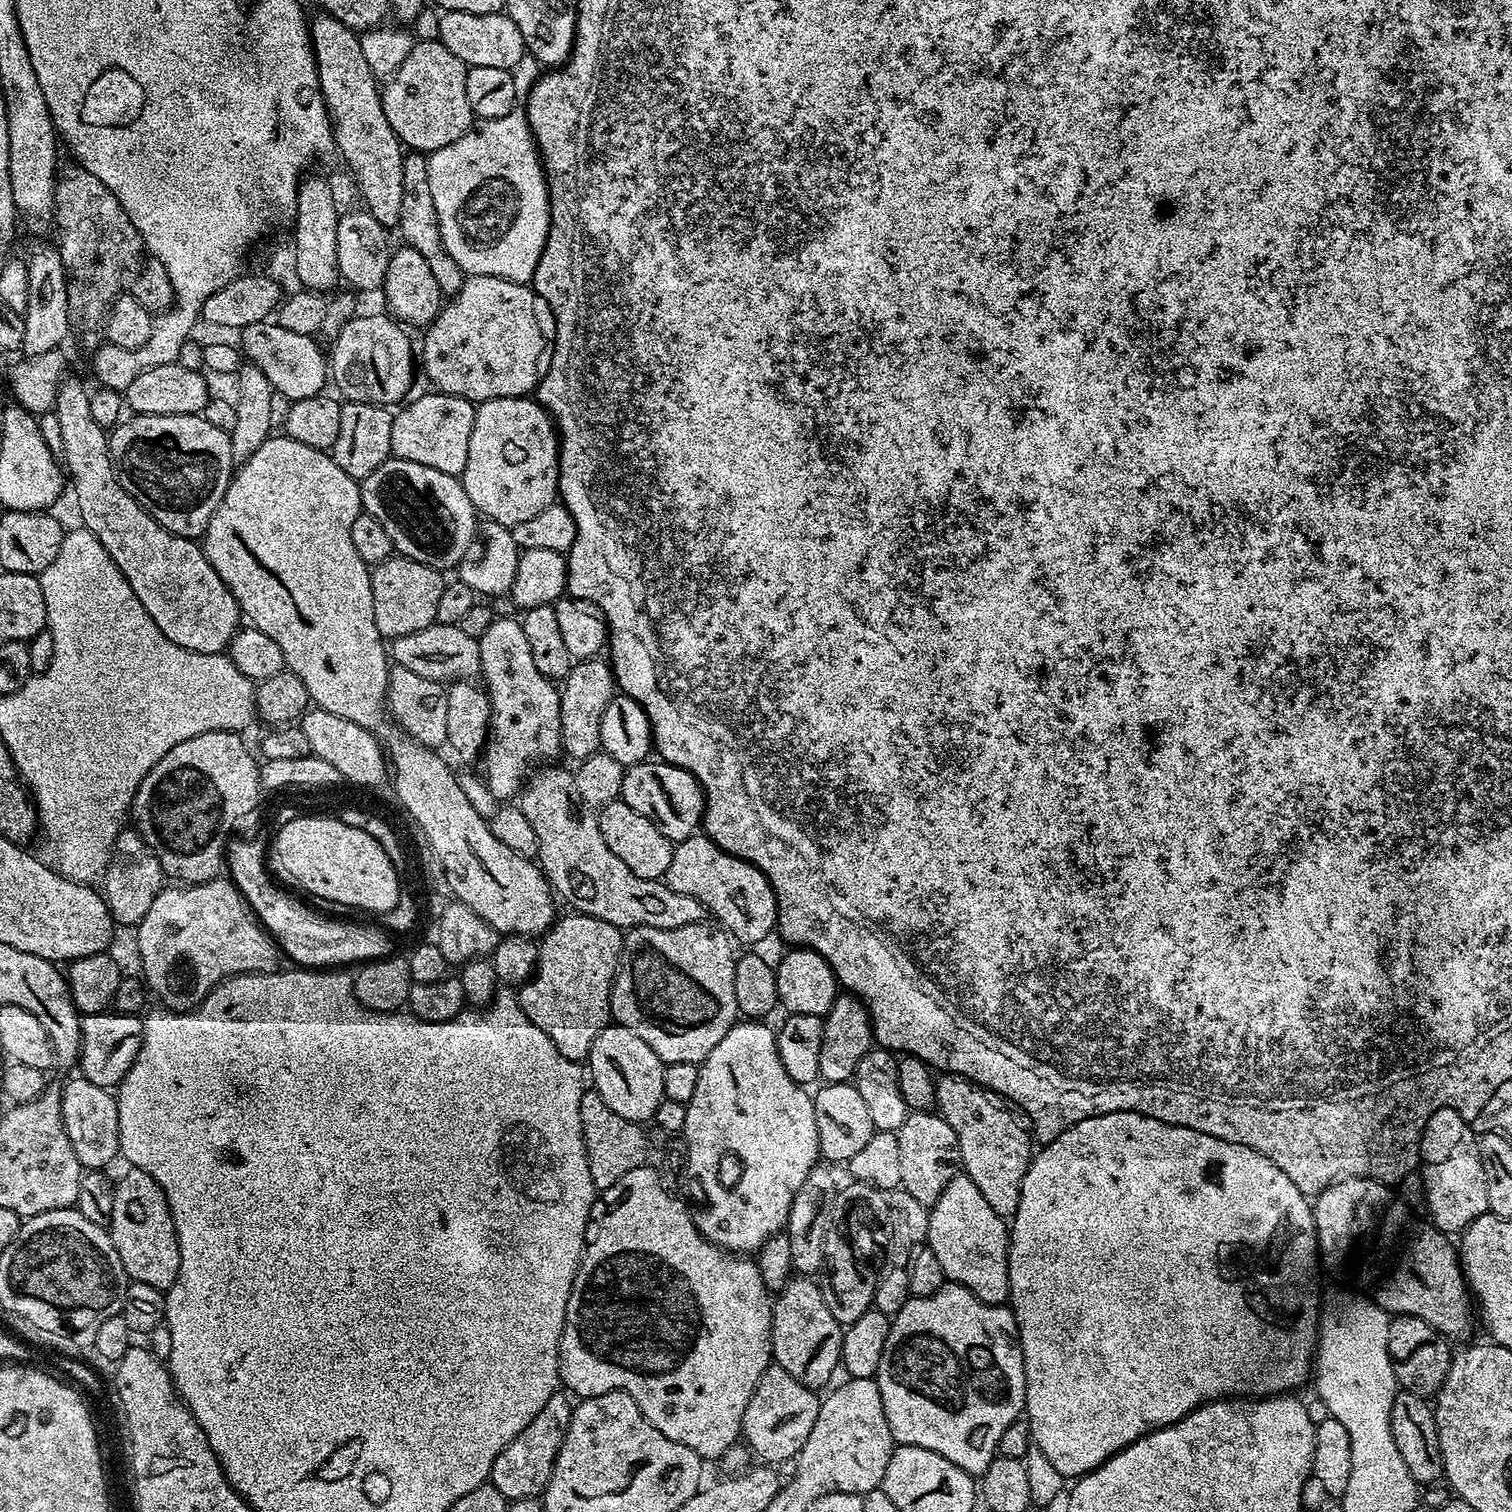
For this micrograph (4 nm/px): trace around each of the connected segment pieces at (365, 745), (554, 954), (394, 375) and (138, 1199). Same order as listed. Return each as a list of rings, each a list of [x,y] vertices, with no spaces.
[[[313,707],[300,717],[298,726],[310,741],[310,753],[318,758],[326,758],[330,766],[338,769],[341,781],[349,780],[352,784],[365,784],[372,788],[375,784],[385,783],[386,752],[379,740],[367,732],[358,722],[350,722],[350,718],[338,718],[338,714],[330,714],[326,710]]]
[[[579,914],[561,915],[539,941],[540,962],[531,980],[521,985],[517,991],[521,1010],[530,1018],[554,1046],[566,1058],[577,1062],[587,1061],[590,1046],[594,1038],[610,1023],[610,1005],[612,1003],[612,982],[616,978],[616,969],[620,967],[620,953],[624,950],[624,938],[621,929],[610,926],[593,916]]]
[[[355,315],[330,344],[330,380],[347,403],[393,406],[409,399],[412,379],[416,372],[418,376],[417,361],[412,361],[412,344],[404,333],[407,331],[391,315],[383,315]]]
[[[129,1167],[121,1180],[115,1181],[114,1214],[110,1235],[118,1258],[122,1258],[129,1281],[167,1290],[174,1286],[180,1265],[178,1234],[166,1194],[150,1174],[141,1168]]]

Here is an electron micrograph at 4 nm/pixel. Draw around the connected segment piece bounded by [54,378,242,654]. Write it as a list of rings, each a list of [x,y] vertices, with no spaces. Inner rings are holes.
[[[65,379],[57,390],[54,407],[62,429],[62,464],[78,494],[84,527],[106,546],[118,570],[130,582],[130,590],[170,642],[191,652],[223,653],[242,624],[234,594],[218,578],[195,539],[163,528],[122,486],[108,445],[109,433],[94,419],[88,393],[82,381]]]

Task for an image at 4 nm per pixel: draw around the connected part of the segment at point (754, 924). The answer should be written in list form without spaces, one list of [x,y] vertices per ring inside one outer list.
[[[693,834],[679,841],[672,849],[670,870],[666,870],[663,881],[678,894],[698,898],[711,915],[713,912],[717,916],[715,919],[719,927],[731,933],[737,941],[740,939],[748,944],[744,946],[756,946],[771,932],[773,935],[776,928],[776,895],[770,882],[759,868],[722,850],[709,836]]]

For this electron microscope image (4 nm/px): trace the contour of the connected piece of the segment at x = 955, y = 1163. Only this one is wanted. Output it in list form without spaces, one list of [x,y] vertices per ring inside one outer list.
[[[932,1110],[926,1112],[909,1111],[906,1122],[902,1122],[902,1126],[895,1134],[898,1138],[898,1151],[900,1151],[902,1165],[900,1188],[908,1191],[911,1197],[916,1198],[918,1202],[927,1206],[934,1205],[938,1202],[942,1192],[946,1190],[946,1186],[949,1186],[951,1180],[961,1171],[958,1134],[954,1134],[954,1130],[950,1130],[950,1122],[946,1122],[943,1116]]]

